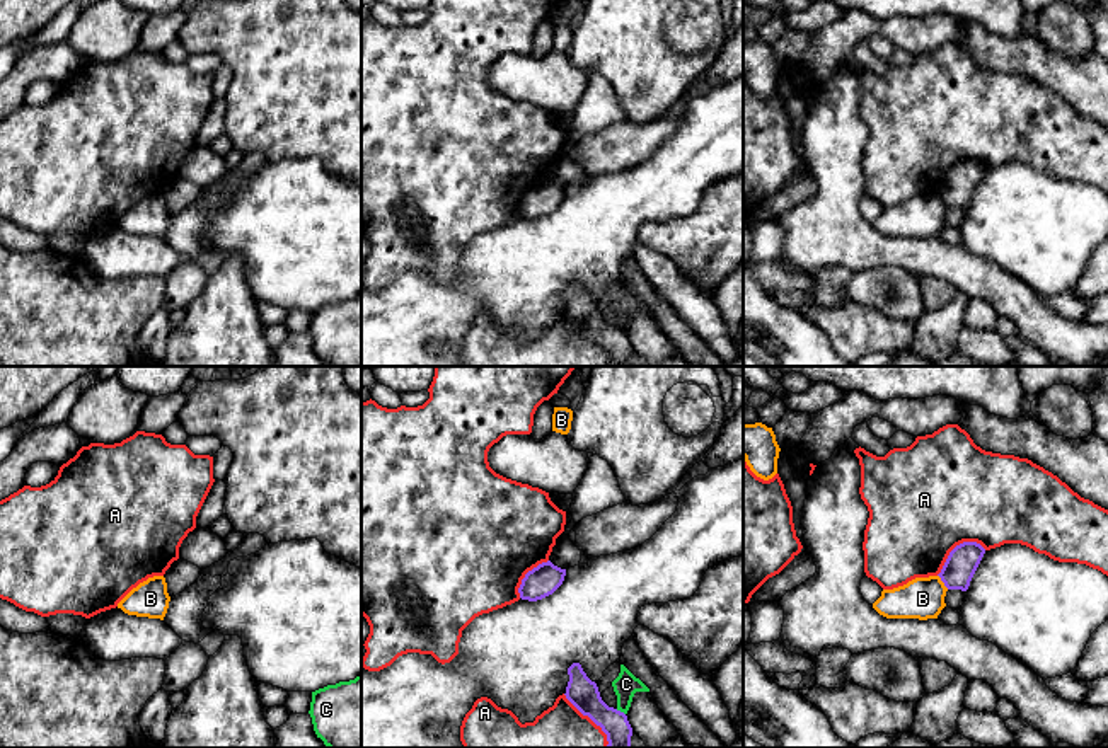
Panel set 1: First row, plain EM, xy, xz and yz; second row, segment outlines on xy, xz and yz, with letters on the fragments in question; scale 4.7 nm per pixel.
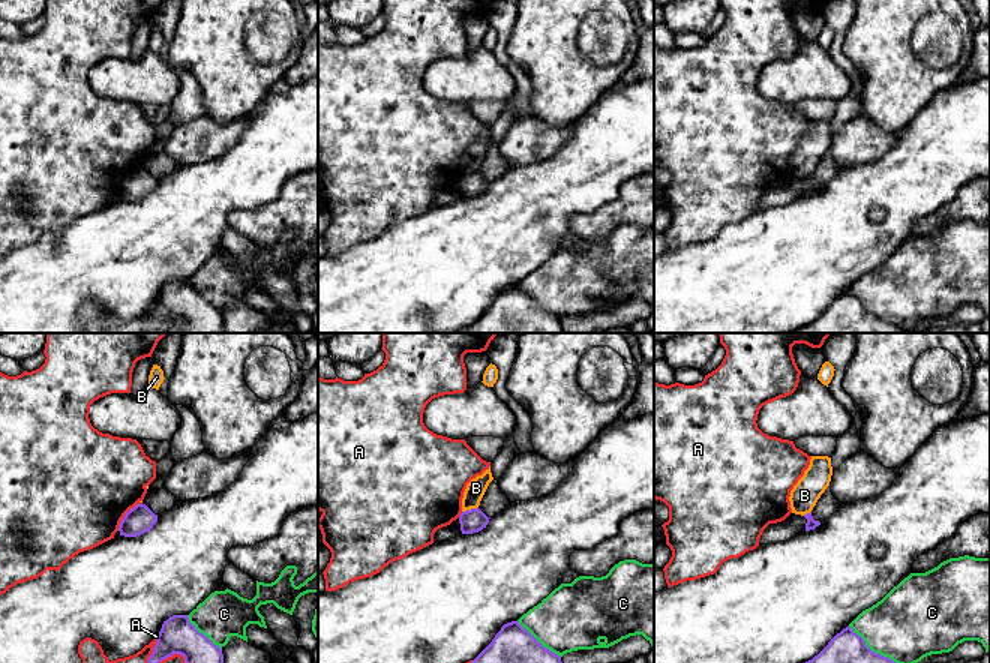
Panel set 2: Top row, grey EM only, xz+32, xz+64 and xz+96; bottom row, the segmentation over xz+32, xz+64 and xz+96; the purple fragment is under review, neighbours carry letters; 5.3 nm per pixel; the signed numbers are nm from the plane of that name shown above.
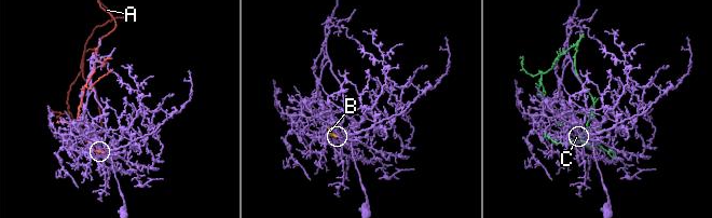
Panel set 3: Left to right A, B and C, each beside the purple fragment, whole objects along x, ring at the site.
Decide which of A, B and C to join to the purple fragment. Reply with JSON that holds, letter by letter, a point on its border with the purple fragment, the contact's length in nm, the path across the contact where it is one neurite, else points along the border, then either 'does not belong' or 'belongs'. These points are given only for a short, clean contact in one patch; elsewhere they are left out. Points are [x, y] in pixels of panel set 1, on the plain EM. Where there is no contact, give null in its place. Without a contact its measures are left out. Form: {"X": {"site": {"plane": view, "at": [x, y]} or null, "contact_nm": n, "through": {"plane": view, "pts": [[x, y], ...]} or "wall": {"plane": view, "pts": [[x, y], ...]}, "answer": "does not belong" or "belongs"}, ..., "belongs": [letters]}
{"A": {"site": {"plane": "xz", "at": [592, 338]}, "contact_nm": 340, "answer": "does not belong"}, "B": {"site": {"plane": "yz", "at": [941, 198]}, "contact_nm": 90, "wall": {"plane": "yz", "pts": [[938, 193], [948, 207]]}, "answer": "does not belong"}, "C": {"site": {"plane": "xz", "at": [619, 329]}, "contact_nm": 50, "answer": "does not belong"}, "belongs": []}

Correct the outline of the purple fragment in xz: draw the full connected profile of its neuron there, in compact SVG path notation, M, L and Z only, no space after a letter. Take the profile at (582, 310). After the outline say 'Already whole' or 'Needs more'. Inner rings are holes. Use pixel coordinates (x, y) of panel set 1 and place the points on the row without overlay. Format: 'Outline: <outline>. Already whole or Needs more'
Outline: M573 281L568 293L566 317L602 346L607 366L631 366L632 346L627 334L602 319L597 302L586 295L580 281Z. Already whole

